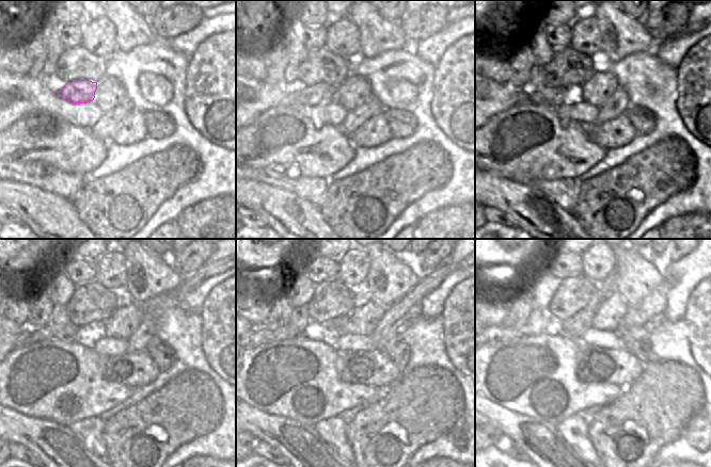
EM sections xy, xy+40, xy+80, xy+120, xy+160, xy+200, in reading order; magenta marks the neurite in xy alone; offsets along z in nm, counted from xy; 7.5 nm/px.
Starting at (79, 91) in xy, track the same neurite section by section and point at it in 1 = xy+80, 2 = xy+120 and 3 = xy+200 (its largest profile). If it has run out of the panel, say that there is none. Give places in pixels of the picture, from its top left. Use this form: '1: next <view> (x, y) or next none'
1: next xy+80 (550, 95)
2: next xy+120 (30, 336)
3: next xy+200 (496, 334)

